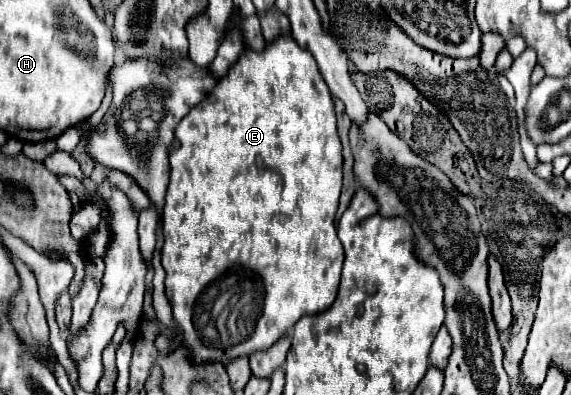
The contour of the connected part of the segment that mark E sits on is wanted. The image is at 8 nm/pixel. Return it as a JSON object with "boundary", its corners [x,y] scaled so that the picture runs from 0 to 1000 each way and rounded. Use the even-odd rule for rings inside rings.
{"boundary":[[[489,91],[478,111],[468,111],[457,137],[433,127],[391,192],[380,223],[313,309],[306,329],[317,370],[296,390],[299,415],[299,461],[292,476],[292,501],[285,522],[285,633],[282,668],[292,689],[289,704],[289,744],[303,780],[303,805],[320,835],[317,876],[331,891],[335,916],[359,922],[370,911],[412,911],[419,901],[440,901],[443,891],[461,891],[475,881],[489,856],[503,851],[517,815],[538,795],[559,795],[573,785],[590,754],[597,668],[601,668],[601,623],[590,603],[590,582],[583,572],[594,491],[597,491],[597,359],[590,344],[587,278],[583,253],[566,208],[555,157],[545,132],[524,122],[524,111],[510,91]]]}

